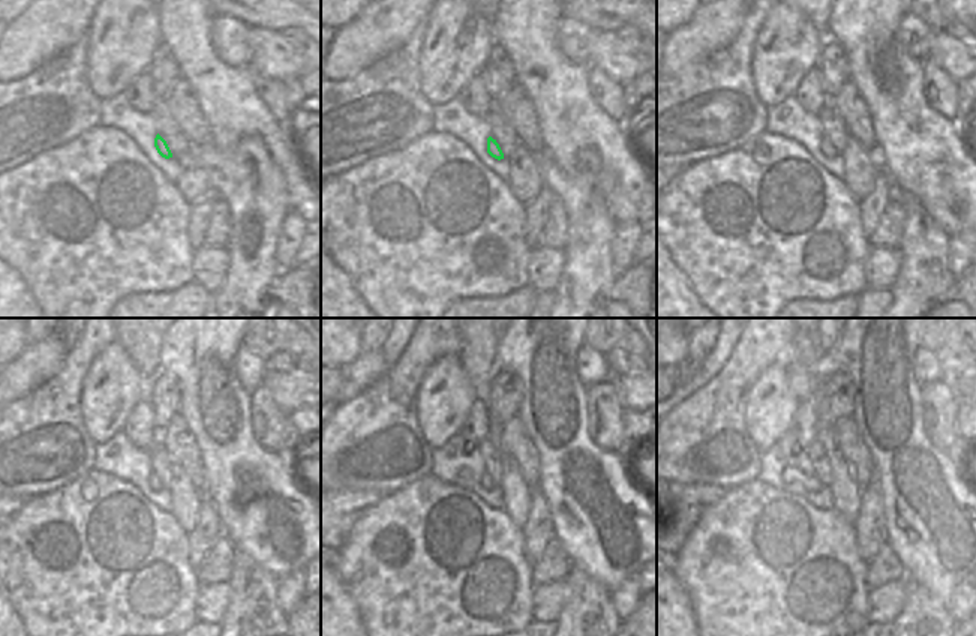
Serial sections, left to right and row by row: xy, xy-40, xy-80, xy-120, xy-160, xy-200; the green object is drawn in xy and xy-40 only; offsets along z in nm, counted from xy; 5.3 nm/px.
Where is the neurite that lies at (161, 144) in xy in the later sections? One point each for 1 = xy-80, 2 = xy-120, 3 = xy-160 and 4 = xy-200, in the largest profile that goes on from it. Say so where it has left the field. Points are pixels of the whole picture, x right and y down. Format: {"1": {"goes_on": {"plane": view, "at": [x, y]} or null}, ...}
{"1": {"goes_on": {"plane": "xy-80", "at": [826, 147]}}, "2": {"goes_on": {"plane": "xy-120", "at": [155, 483]}}, "3": {"goes_on": {"plane": "xy-160", "at": [486, 482]}}, "4": {"goes_on": {"plane": "xy-200", "at": [792, 474]}}}

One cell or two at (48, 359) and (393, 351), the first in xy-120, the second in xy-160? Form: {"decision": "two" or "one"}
{"decision": "two"}

